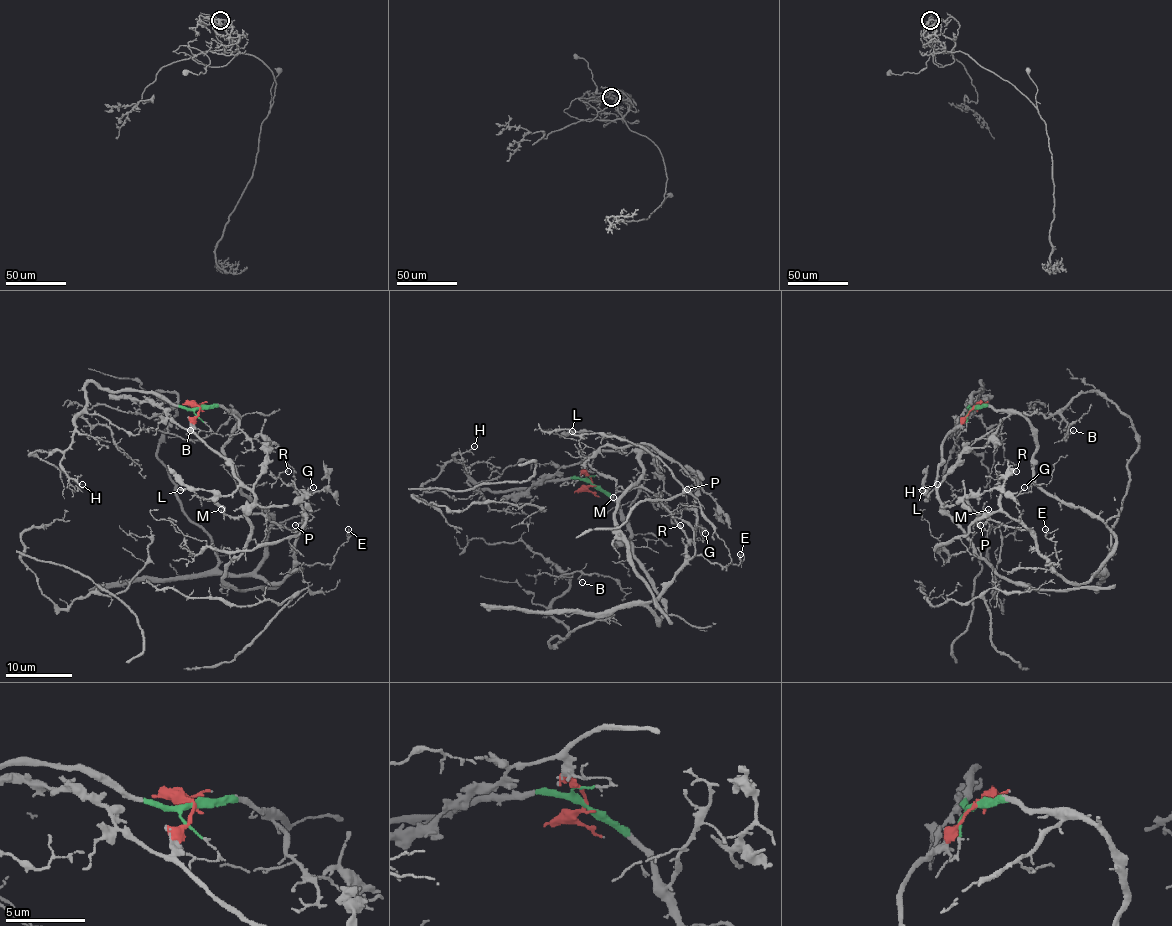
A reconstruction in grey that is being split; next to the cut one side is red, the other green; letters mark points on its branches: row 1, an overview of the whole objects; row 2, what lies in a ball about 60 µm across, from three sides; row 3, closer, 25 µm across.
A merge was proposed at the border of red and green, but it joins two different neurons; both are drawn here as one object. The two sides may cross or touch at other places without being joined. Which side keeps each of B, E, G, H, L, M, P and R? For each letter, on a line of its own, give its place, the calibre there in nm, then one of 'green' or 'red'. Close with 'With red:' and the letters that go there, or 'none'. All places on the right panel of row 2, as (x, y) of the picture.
B: place (1073, 430); calibre 110 nm; green
E: place (1045, 529); calibre 100 nm; green
G: place (1024, 487); calibre 90 nm; green
H: place (937, 484); calibre 100 nm; green
L: place (922, 490); calibre 190 nm; red
M: place (988, 509); calibre 110 nm; green
P: place (980, 525); calibre 100 nm; green
R: place (1016, 471); calibre 120 nm; green
With red: L

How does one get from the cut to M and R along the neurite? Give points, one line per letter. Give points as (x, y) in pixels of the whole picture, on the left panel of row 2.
M: (199, 408), (238, 417), (224, 460), (273, 519), (256, 572), (280, 583), (293, 567), (293, 531), (221, 509)
R: (199, 408), (238, 417), (224, 460), (273, 519), (256, 572), (270, 583), (293, 567), (305, 515), (288, 470)

